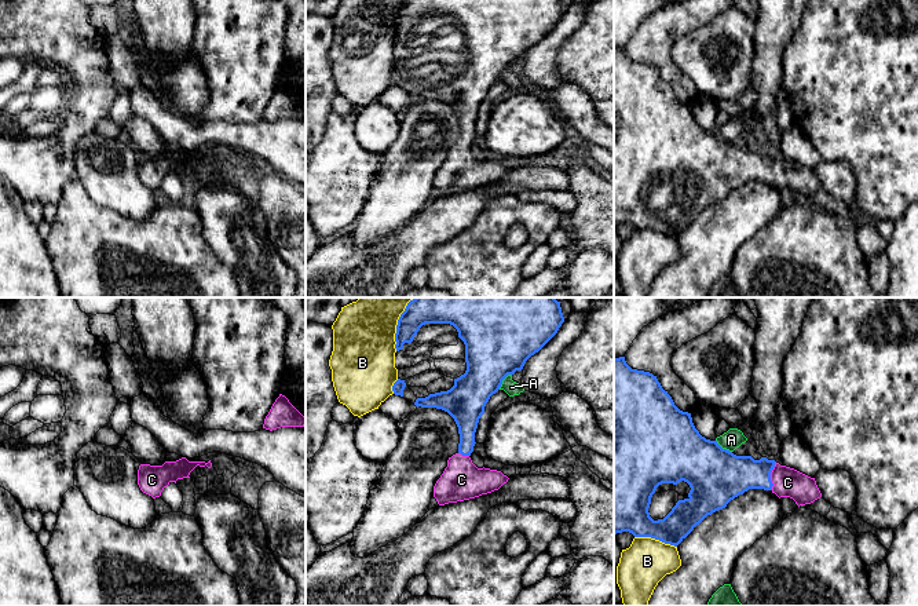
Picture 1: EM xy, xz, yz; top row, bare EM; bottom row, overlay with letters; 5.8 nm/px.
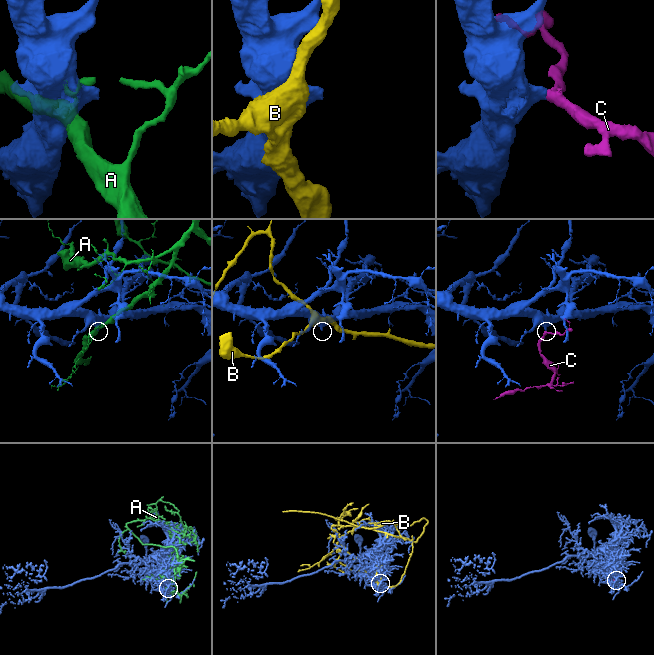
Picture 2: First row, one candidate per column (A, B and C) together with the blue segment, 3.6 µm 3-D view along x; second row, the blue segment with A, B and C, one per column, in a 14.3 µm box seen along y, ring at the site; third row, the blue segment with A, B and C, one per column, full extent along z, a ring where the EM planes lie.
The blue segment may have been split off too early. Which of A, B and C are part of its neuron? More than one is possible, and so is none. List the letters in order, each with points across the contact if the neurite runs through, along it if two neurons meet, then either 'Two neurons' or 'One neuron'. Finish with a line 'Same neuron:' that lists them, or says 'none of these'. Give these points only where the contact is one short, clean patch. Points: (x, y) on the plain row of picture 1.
A: Two neurons
B: Two neurons
C: Path across: yz (727, 167), (770, 167), (787, 174). One neuron
Same neuron: C

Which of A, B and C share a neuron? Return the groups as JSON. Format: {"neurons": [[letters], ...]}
{"neurons": [["A"], ["B"], ["C"]]}

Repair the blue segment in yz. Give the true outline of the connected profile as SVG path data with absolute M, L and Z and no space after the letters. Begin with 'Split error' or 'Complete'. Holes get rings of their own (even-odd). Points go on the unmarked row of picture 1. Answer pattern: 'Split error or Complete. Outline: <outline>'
Split error. Outline: M625 48L614 50L614 226L629 223L677 238L707 207L749 180L790 189L798 198L822 189L815 169L767 149L736 147L702 128L691 105L674 96L657 67L632 61ZM681 172L691 179L688 189L679 191L663 211L654 212L648 200L657 179Z

